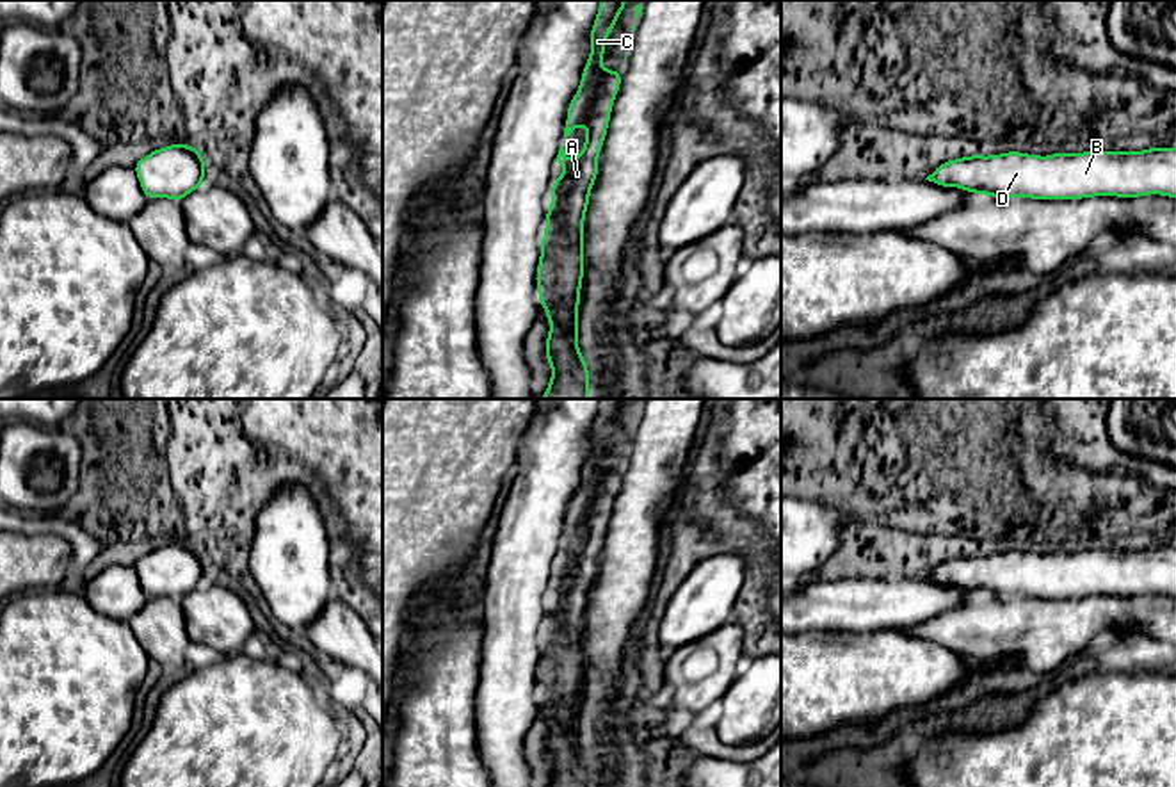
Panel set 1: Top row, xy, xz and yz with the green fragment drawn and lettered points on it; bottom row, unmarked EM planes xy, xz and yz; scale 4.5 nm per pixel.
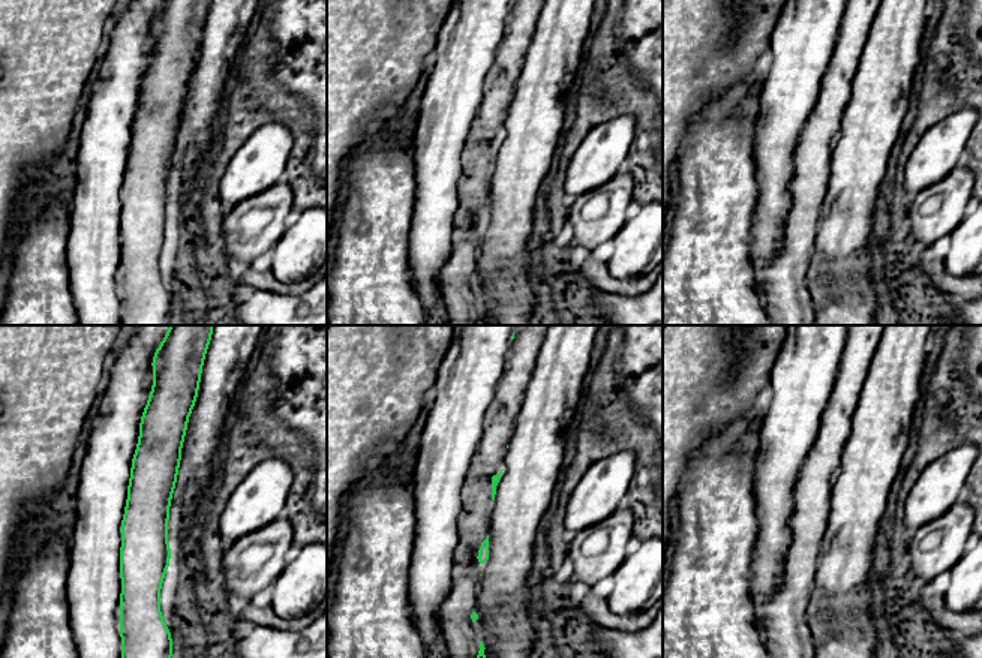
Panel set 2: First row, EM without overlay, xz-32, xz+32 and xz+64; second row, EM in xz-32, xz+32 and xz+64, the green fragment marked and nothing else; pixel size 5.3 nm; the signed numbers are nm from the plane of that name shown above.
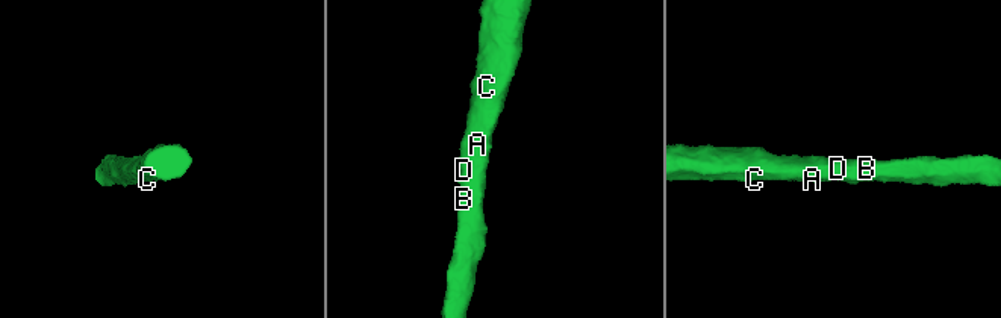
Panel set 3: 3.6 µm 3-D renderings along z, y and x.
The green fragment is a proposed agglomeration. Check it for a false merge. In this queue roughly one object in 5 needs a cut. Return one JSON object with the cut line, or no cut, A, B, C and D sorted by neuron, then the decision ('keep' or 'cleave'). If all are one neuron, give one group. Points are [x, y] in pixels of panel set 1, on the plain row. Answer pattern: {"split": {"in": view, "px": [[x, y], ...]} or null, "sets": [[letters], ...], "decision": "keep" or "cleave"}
{"split": null, "sets": [["A", "B", "C", "D"]], "decision": "keep"}

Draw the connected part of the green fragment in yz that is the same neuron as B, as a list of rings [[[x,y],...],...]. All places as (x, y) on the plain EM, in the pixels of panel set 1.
[[[1148,547],[1144,550],[1083,550],[1050,556],[1005,550],[982,556],[970,554],[939,563],[925,579],[939,586],[959,586],[996,598],[1082,598],[1094,595],[1140,596],[1162,593],[1176,598],[1176,547]]]

